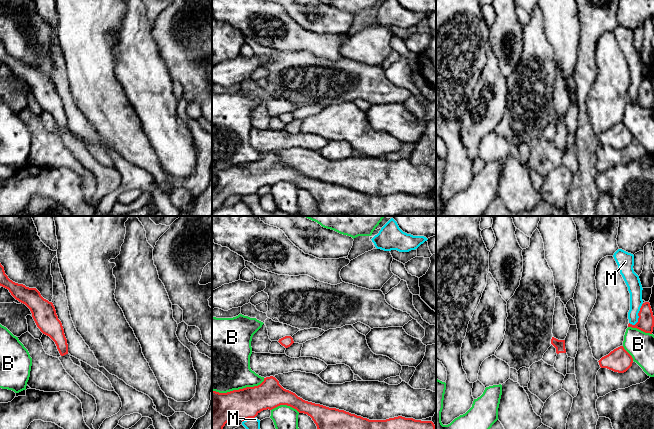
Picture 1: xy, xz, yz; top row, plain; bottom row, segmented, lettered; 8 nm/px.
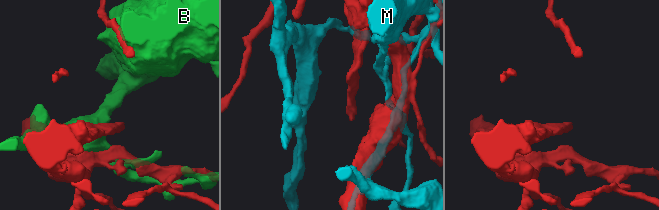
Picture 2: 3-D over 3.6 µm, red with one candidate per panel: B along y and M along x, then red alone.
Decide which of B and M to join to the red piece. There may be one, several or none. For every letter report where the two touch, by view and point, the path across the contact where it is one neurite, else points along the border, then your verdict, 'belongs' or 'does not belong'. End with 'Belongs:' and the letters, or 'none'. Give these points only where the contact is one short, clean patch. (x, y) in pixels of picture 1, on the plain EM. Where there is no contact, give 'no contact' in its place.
B: xz (239, 165) | does not belong
M: yz (638, 91) | does not belong
Belongs: none

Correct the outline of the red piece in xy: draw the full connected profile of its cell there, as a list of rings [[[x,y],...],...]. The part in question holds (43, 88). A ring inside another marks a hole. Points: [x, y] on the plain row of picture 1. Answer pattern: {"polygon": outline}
{"polygon": [[[1,39],[0,62],[8,65],[16,76],[25,80],[30,85],[32,93],[40,107],[55,118],[61,131],[59,136],[66,148],[84,168],[95,174],[97,187],[92,201],[98,207],[106,194],[120,187],[122,178],[119,171],[115,167],[104,166],[97,162],[80,142],[73,139],[68,129],[68,120],[62,99],[58,95],[52,78],[44,75],[36,64],[29,64],[10,56],[5,50]]]}

